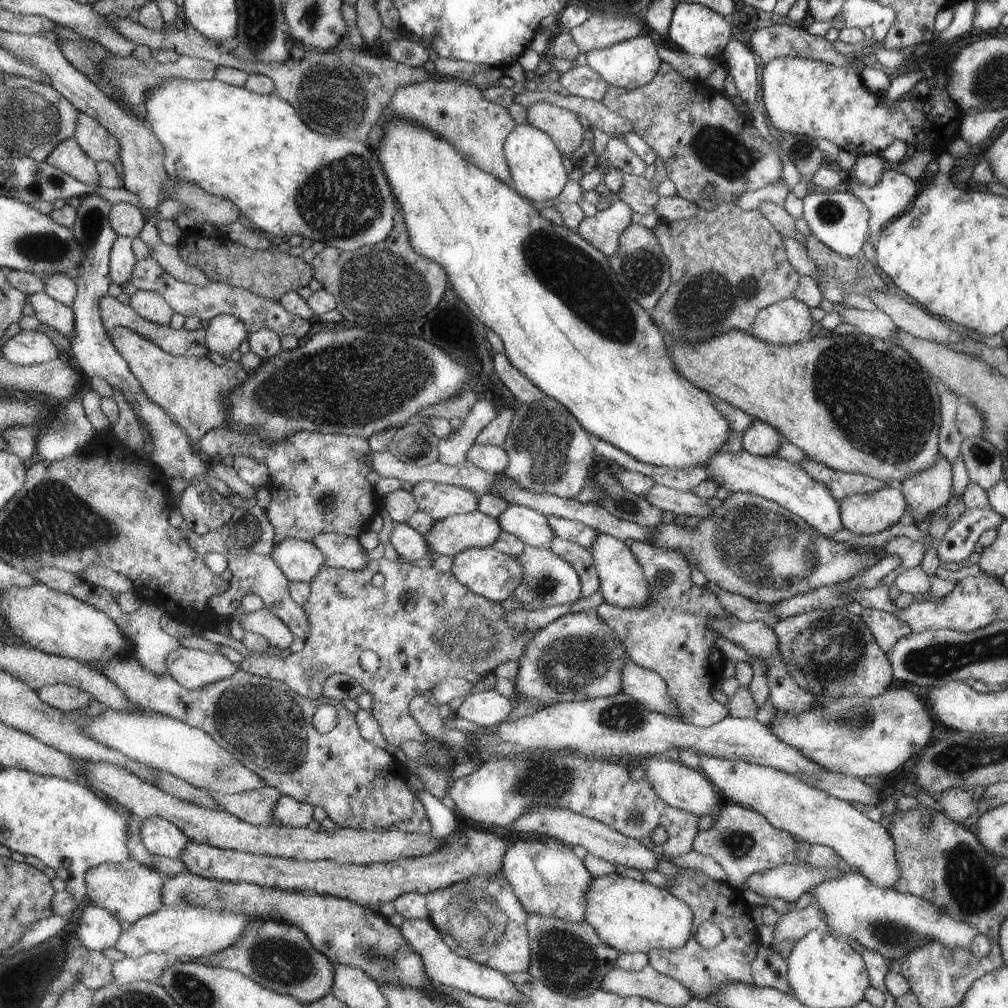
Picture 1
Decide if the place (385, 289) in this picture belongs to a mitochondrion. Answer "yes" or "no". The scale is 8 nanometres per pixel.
yes

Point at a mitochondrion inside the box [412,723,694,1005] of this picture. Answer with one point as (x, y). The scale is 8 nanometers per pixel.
(479, 920)

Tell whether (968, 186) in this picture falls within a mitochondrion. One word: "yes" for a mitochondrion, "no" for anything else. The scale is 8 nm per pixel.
no

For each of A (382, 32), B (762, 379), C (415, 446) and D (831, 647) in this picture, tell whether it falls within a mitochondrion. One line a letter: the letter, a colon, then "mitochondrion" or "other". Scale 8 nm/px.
A: other
B: other
C: mitochondrion
D: mitochondrion

